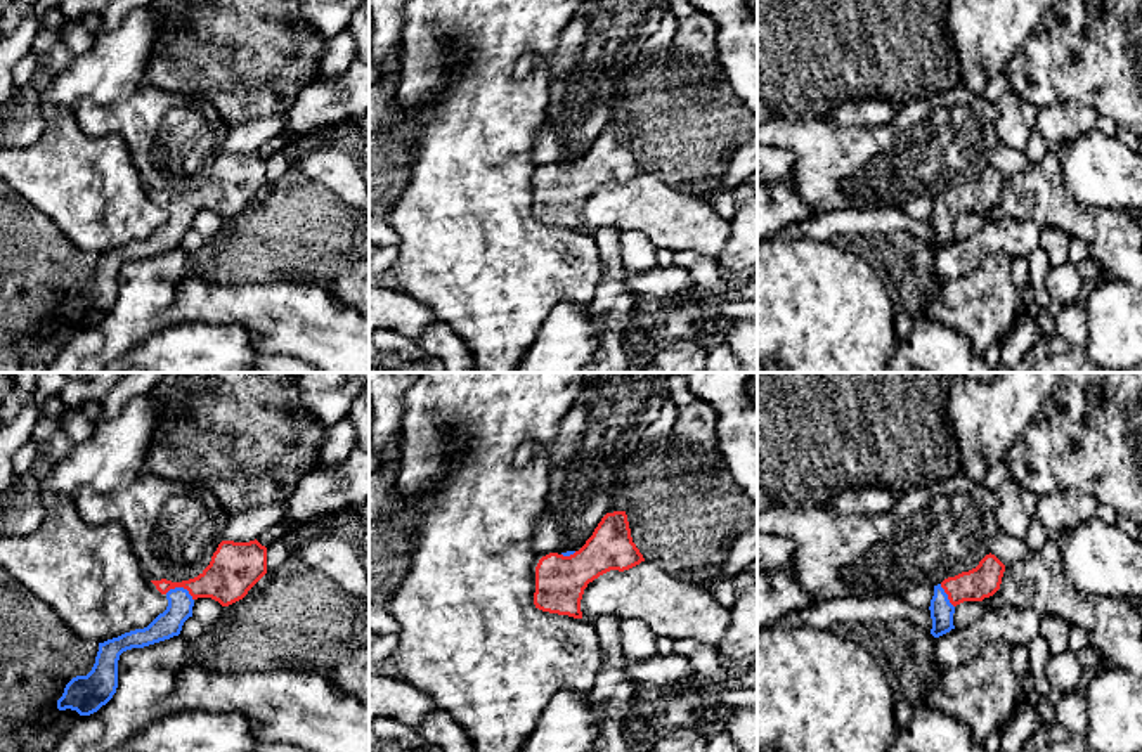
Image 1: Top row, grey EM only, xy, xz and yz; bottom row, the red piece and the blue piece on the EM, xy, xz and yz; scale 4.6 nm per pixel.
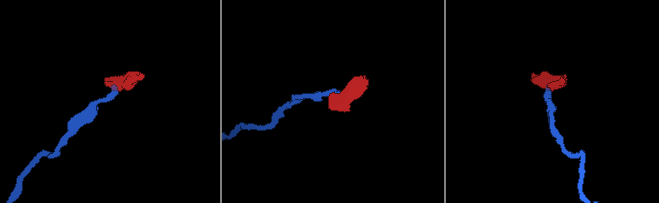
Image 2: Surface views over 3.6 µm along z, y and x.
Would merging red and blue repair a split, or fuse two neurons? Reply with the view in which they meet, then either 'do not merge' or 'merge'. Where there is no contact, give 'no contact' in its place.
meets red in xy; merge

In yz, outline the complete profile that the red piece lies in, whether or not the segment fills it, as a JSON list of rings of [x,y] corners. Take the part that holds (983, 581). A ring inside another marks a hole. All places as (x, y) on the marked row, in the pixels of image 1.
[[[990,553],[976,568],[948,577],[934,586],[934,596],[929,606],[932,619],[931,634],[939,638],[955,629],[955,606],[964,601],[983,601],[993,596],[1000,589],[1003,572],[1005,565]]]

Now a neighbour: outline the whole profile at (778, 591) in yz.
[[[757,535],[757,631],[775,624],[790,610],[820,600],[804,593],[792,570],[795,544],[780,535]]]

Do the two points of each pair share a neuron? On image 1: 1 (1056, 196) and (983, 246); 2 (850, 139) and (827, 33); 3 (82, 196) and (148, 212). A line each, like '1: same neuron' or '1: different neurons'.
1: different neurons
2: different neurons
3: same neuron

